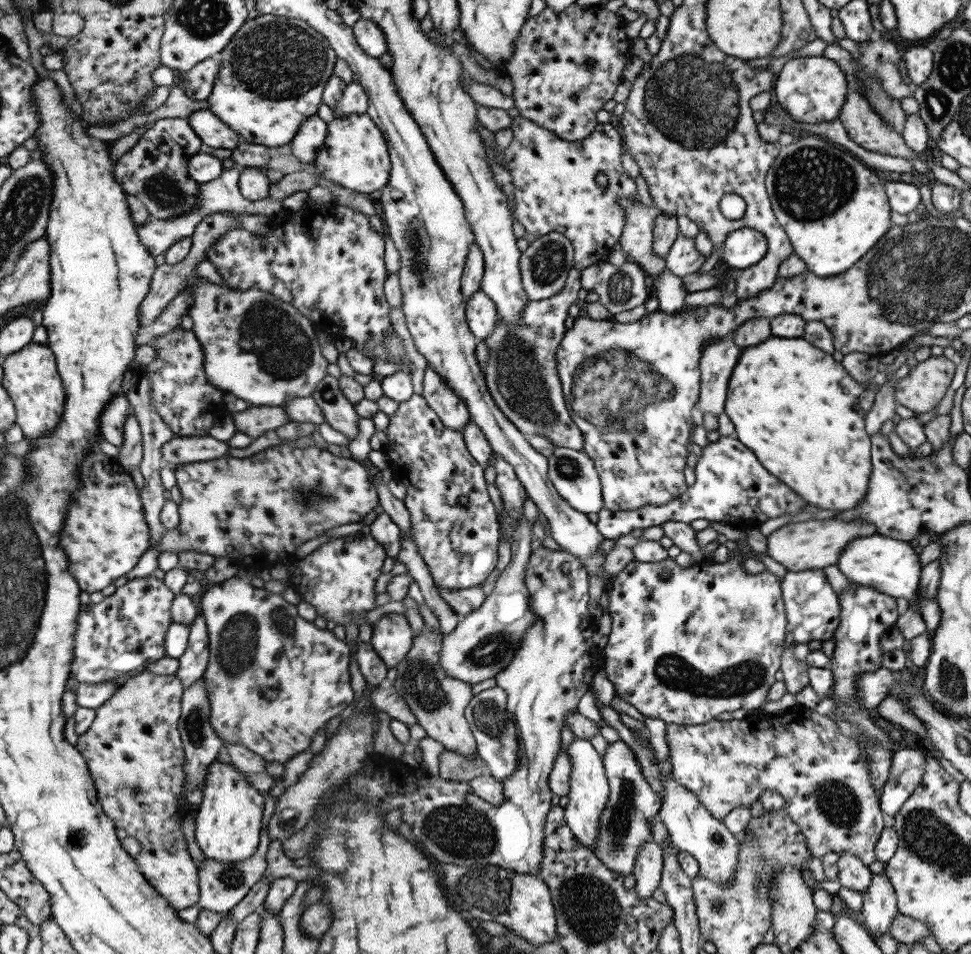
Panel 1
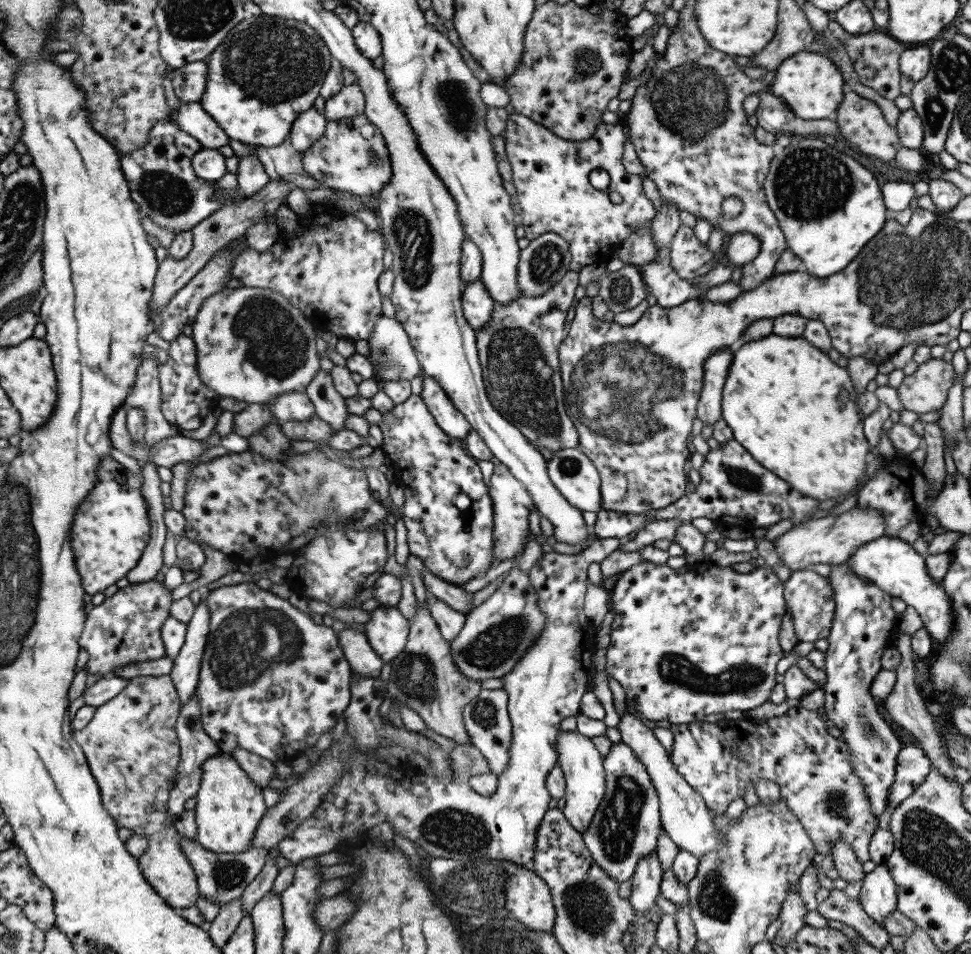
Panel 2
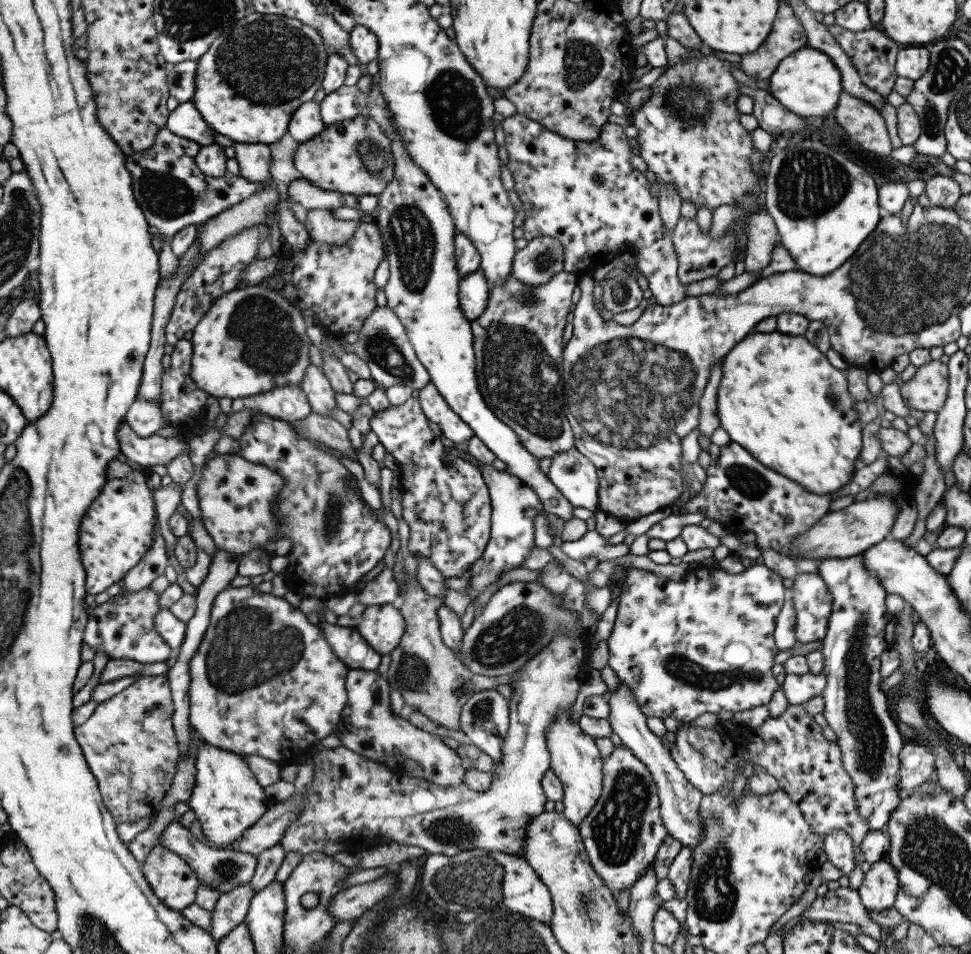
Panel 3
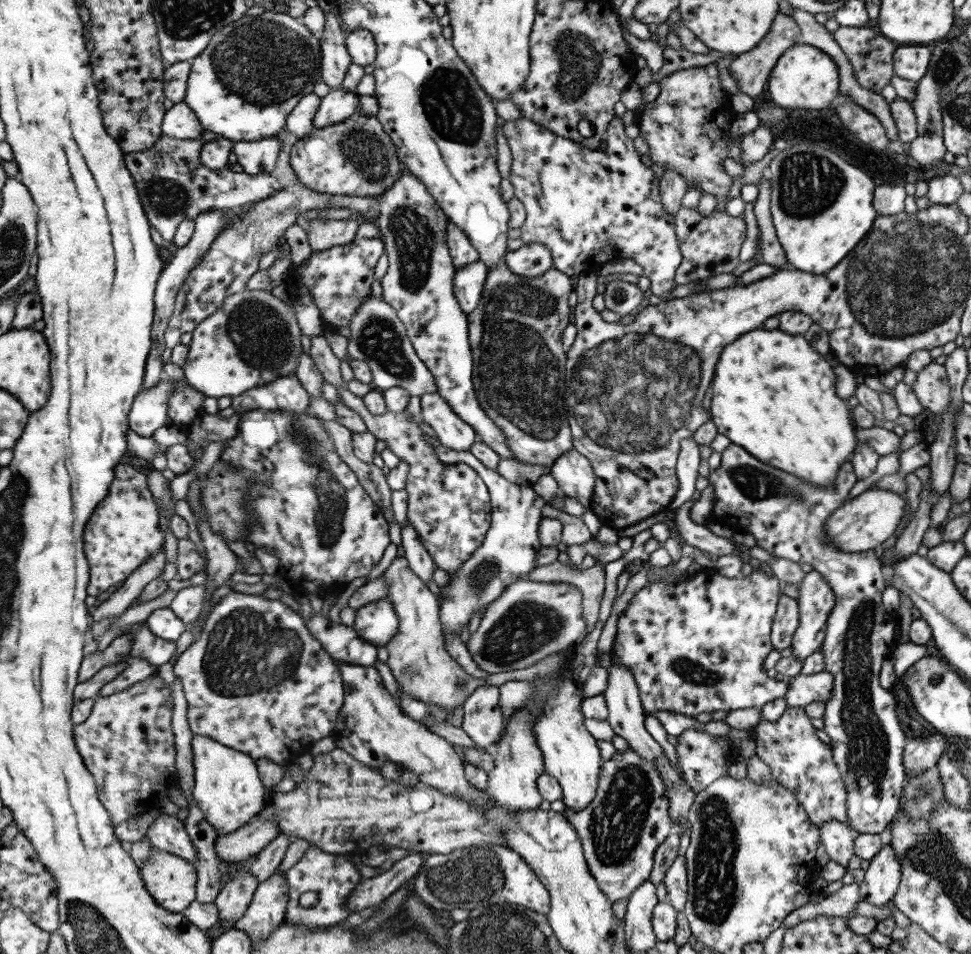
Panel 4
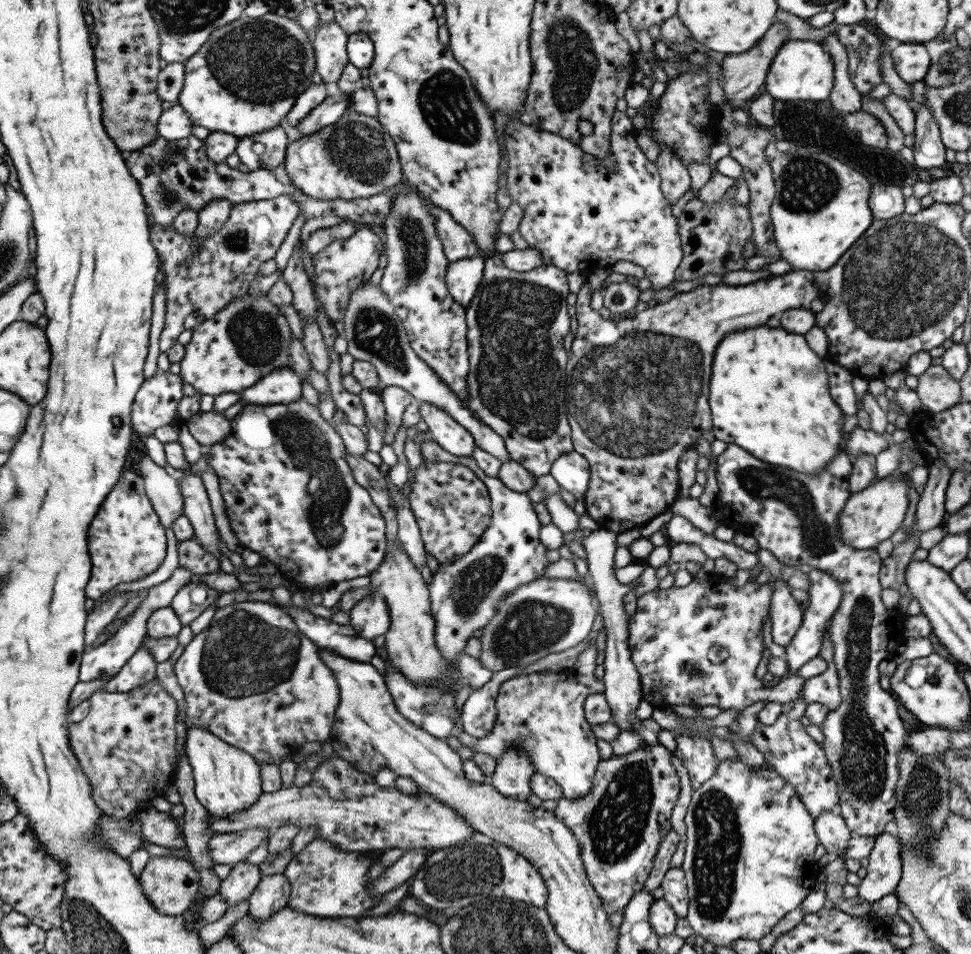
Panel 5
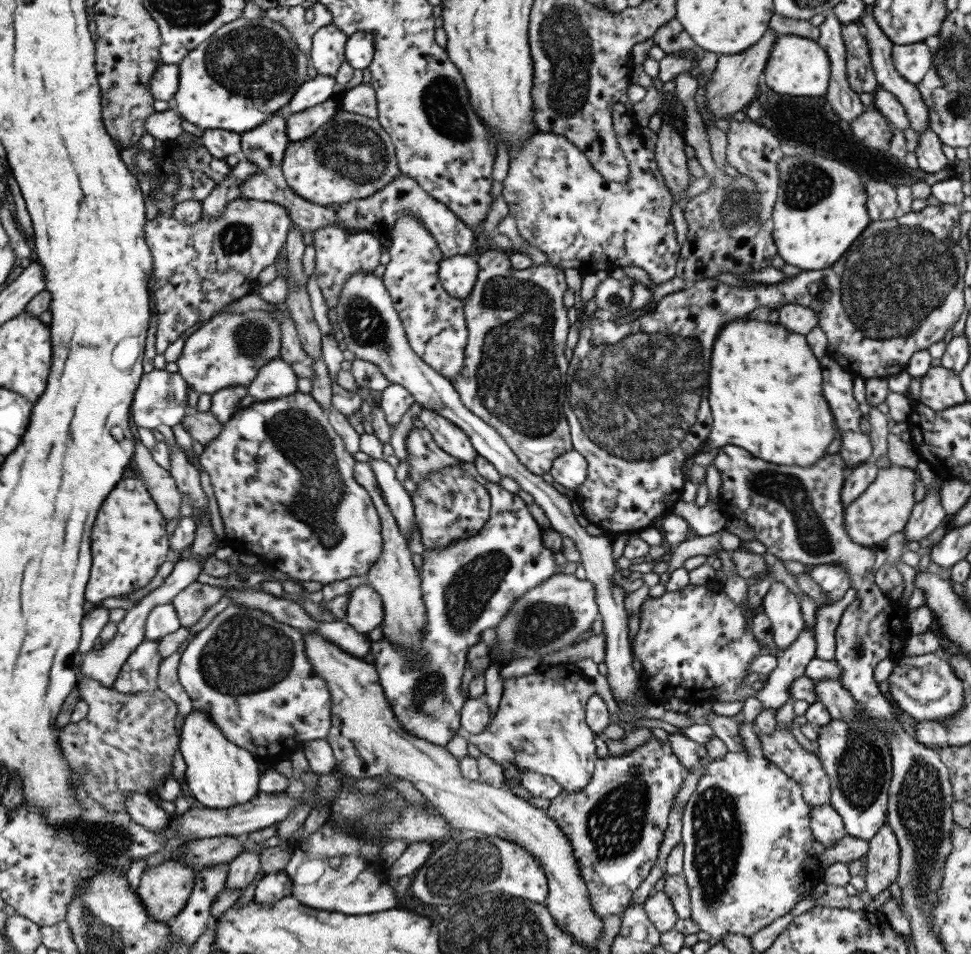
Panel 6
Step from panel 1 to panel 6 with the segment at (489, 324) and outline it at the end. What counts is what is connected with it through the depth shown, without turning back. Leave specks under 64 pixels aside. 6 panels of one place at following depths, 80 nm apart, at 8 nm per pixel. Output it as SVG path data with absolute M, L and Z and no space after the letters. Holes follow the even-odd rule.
M453 255L440 260L437 277L449 296L462 301L470 293L479 270L476 261L477 256L473 255Z

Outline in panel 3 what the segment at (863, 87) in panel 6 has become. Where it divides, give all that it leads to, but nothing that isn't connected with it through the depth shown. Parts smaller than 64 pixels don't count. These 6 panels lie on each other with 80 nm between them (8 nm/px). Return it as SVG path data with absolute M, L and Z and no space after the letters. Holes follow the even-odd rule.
M833 24L832 26L827 26L827 30L837 42L837 45L843 49L851 65L855 68L860 81L867 88L873 89L883 98L889 94L889 91L893 91L894 80L897 78L897 73L895 73L897 51L904 46L889 39L883 32L872 29L861 32L849 32L849 30L844 30Z

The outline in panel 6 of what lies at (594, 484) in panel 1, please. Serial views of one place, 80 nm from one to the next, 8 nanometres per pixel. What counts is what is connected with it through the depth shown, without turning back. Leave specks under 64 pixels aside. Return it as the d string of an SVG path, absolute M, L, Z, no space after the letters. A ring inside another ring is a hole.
M572 448L552 460L548 474L557 485L576 493L587 476L586 460Z

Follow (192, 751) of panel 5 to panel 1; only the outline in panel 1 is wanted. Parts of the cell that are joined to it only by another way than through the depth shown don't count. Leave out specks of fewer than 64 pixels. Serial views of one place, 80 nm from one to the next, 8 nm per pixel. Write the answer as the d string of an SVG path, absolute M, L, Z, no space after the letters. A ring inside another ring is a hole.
M213 761L207 765L201 803L193 820L194 838L207 858L236 863L249 858L257 848L264 794L251 787L243 777L230 763Z

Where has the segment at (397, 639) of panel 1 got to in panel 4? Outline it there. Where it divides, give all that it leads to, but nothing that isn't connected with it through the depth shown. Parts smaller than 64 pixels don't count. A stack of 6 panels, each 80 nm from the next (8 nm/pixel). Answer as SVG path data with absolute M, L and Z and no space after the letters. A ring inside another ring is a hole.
M385 599L368 602L355 609L355 621L352 627L368 643L386 646L397 630L397 617L391 603Z

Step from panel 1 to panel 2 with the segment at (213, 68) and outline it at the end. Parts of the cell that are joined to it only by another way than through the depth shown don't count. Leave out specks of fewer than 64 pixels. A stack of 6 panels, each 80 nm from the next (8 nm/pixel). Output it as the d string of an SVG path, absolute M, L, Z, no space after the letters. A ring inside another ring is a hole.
M209 56L206 60L167 70L167 78L178 100L187 103L198 102L207 80L207 62L209 62Z

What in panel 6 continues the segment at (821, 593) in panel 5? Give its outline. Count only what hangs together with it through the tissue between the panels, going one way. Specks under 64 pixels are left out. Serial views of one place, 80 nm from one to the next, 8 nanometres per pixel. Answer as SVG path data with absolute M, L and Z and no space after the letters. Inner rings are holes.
M821 564L810 567L809 577L811 577L826 594L824 602L817 602L815 612L822 606L832 604L839 600L845 590L850 587L849 575L839 564ZM814 616L813 627L810 629L803 628L792 644L776 656L776 667L768 672L764 685L760 689L757 689L754 694L756 699L761 703L762 708L772 708L772 710L776 711L785 702L790 700L790 696L788 695L790 692L788 690L791 683L803 675L805 665L815 657L815 639L813 639L815 624L816 620Z

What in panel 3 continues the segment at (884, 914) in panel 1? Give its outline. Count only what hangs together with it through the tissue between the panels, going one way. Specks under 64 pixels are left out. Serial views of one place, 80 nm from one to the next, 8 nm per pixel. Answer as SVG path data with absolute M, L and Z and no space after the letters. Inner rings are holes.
M888 858L873 862L864 872L858 889L861 904L873 912L891 908L898 889L898 880L893 865Z

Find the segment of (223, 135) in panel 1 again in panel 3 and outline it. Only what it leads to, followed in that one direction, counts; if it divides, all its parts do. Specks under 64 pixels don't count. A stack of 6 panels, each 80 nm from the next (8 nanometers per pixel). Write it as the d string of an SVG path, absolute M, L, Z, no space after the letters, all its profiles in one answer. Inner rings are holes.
M190 100L178 103L169 111L164 126L169 133L197 142L200 146L215 144L215 131L201 118Z

